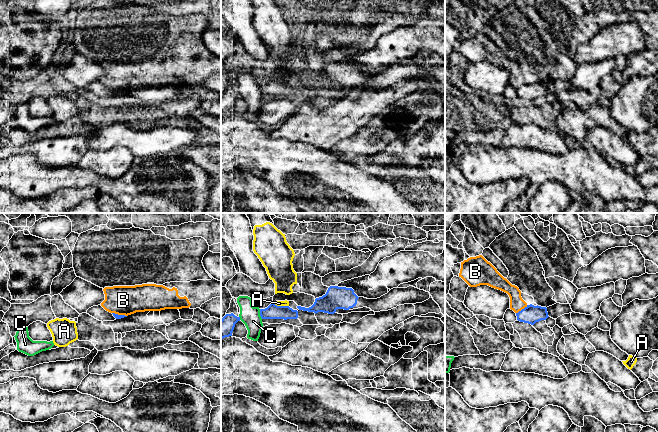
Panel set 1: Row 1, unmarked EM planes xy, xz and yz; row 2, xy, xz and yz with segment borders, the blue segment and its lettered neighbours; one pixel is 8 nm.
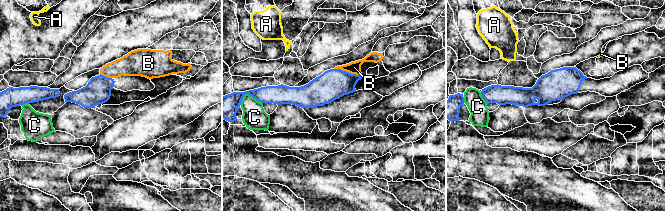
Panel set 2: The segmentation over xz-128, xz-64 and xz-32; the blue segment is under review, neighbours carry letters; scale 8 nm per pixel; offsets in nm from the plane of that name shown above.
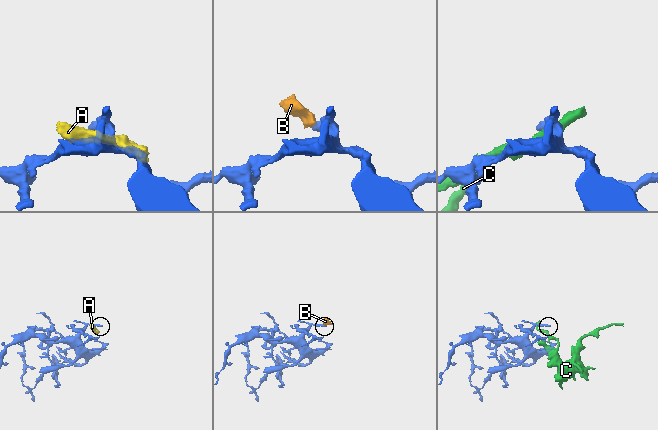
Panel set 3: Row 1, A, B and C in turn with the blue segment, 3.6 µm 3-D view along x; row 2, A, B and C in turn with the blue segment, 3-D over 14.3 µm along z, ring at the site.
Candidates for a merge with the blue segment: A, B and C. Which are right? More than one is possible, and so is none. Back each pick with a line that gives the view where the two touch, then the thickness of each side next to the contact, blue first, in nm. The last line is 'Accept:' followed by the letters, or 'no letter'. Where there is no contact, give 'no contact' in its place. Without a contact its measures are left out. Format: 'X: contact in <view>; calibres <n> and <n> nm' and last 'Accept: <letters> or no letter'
Accept: no letter

